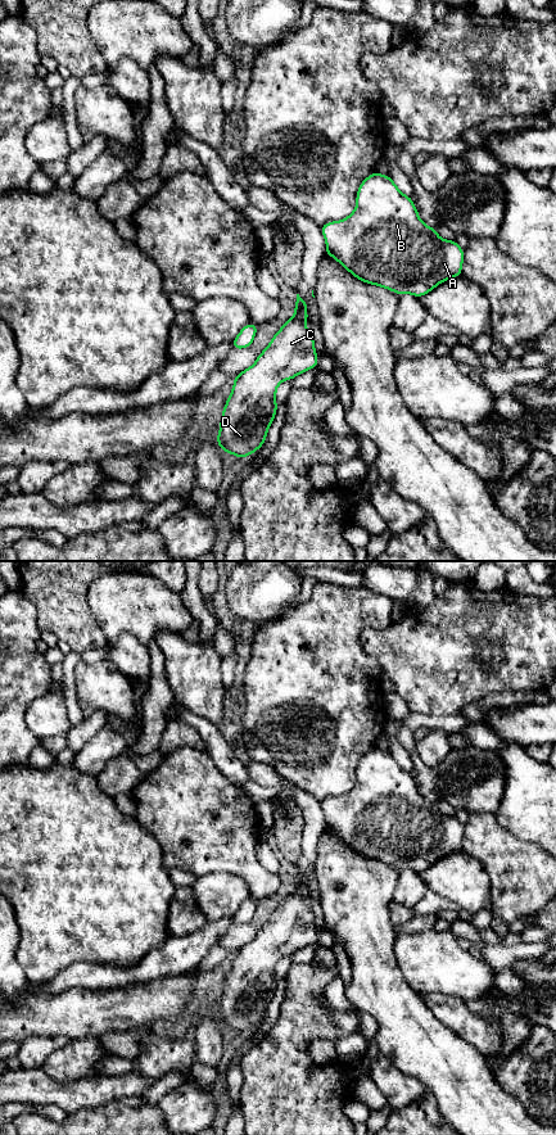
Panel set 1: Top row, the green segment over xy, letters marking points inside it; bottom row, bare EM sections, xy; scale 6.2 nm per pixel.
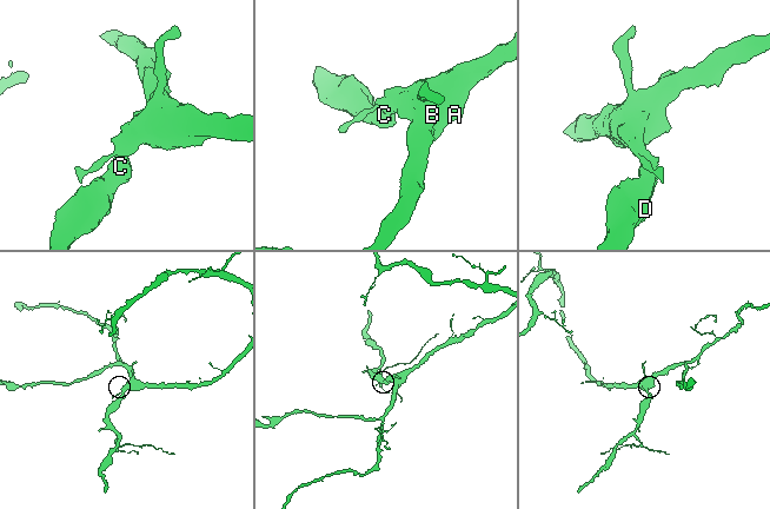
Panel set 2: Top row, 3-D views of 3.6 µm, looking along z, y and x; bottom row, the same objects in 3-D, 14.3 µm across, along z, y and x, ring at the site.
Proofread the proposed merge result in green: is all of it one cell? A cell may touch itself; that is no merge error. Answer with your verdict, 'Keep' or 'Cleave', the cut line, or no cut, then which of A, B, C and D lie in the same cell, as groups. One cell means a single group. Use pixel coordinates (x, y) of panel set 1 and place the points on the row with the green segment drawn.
Cleave. Split along xy (295, 311), (306, 315). Groups: A B / C D

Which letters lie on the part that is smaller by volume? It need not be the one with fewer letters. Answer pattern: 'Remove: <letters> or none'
Remove: C, D

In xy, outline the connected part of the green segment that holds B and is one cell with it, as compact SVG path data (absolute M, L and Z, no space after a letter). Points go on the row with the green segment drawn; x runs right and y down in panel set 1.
M374 172L360 185L353 212L321 226L326 253L352 276L370 285L411 294L417 298L440 282L461 276L465 252L456 240L442 239L435 229L424 223L411 196L404 195L387 175Z

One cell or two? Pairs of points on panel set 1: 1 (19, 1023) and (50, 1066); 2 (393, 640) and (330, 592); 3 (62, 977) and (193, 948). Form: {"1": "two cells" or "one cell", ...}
{"1": "two cells", "2": "two cells", "3": "one cell"}

